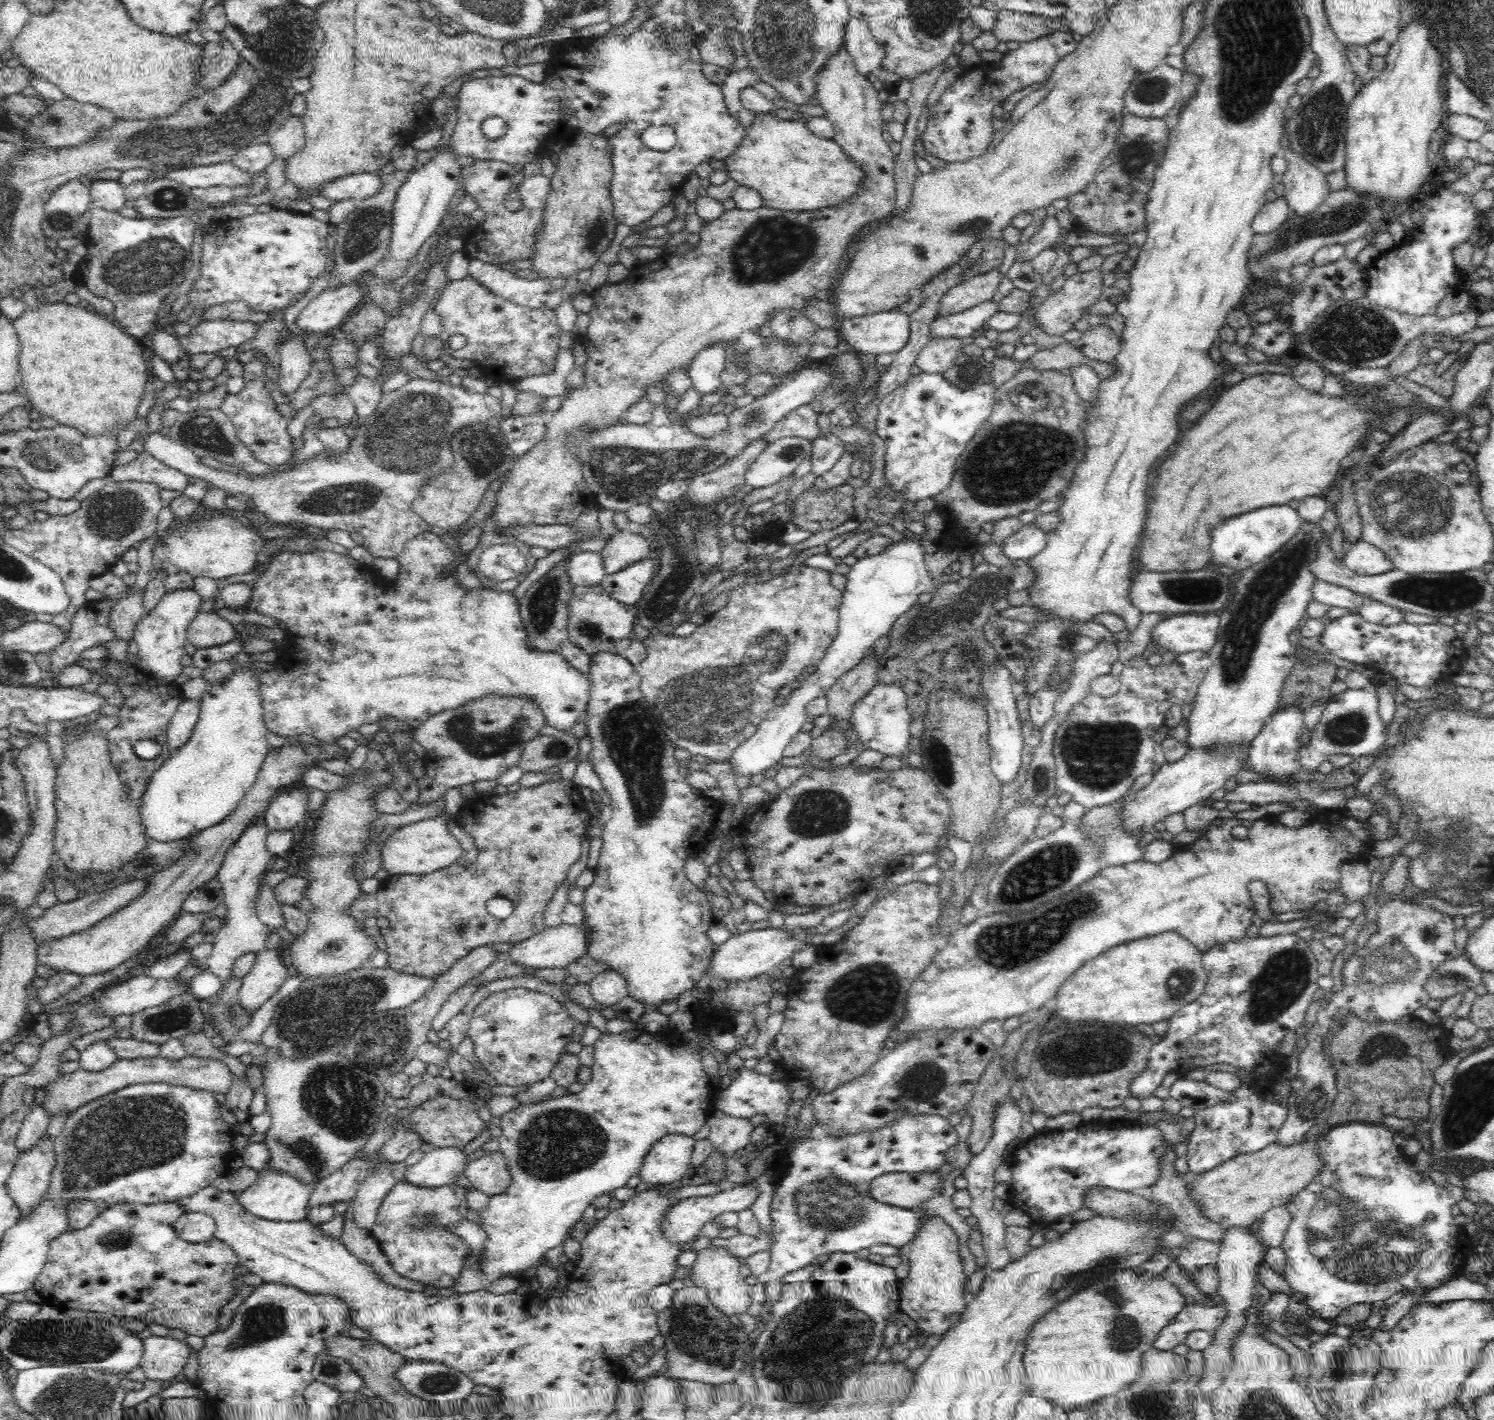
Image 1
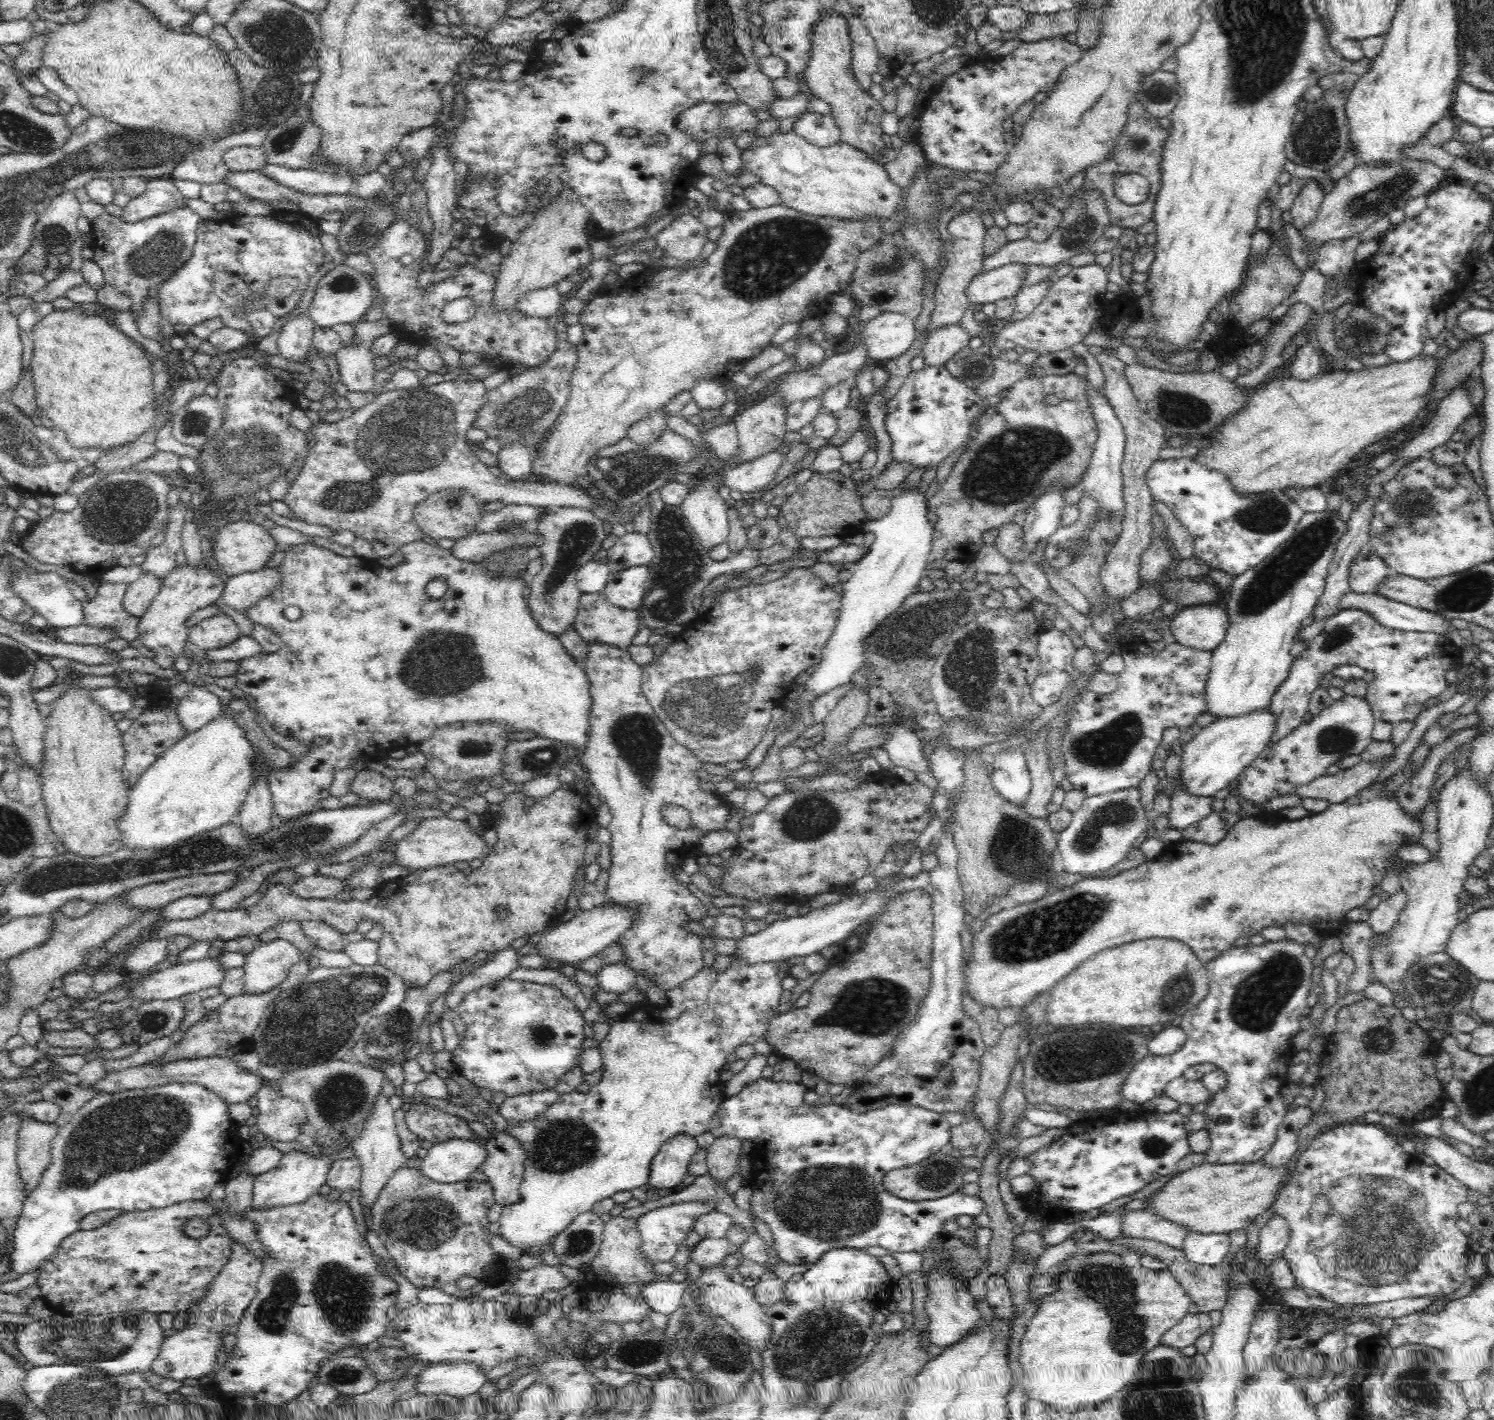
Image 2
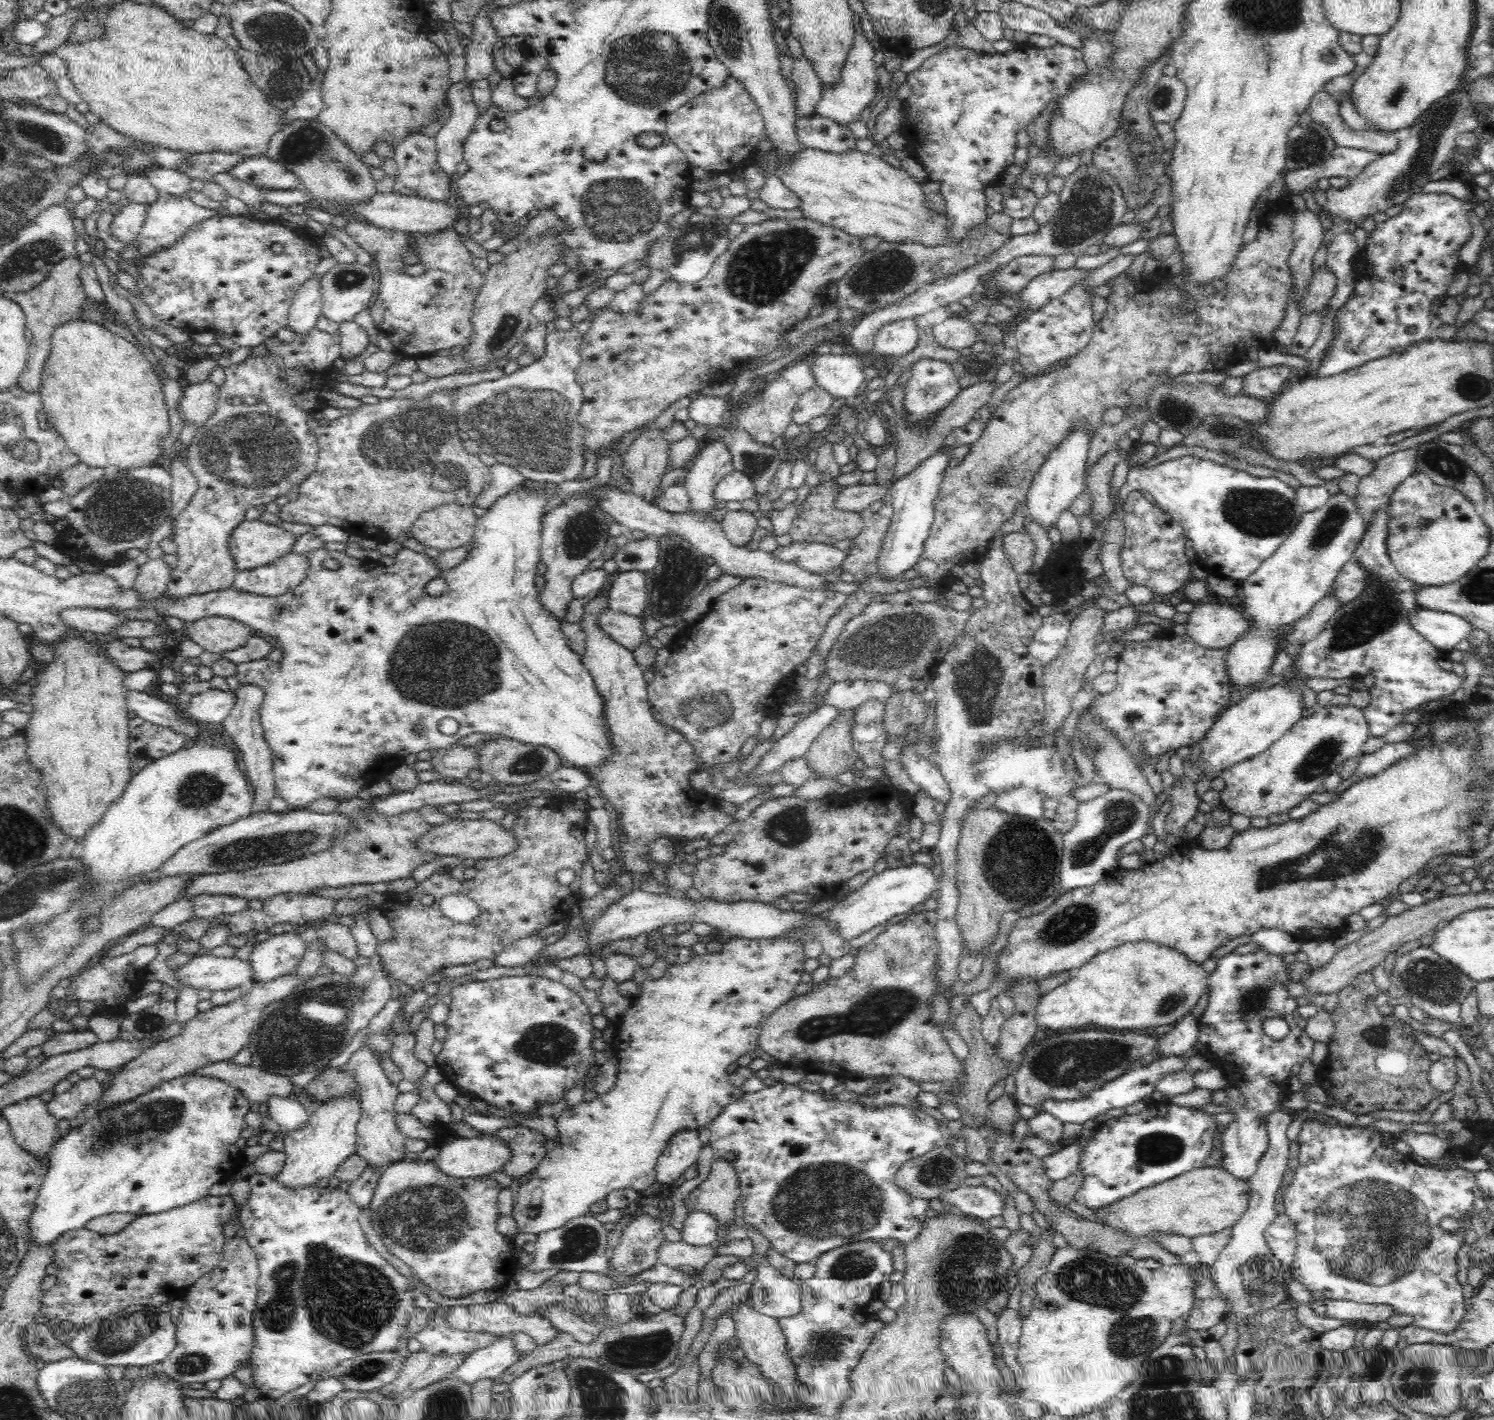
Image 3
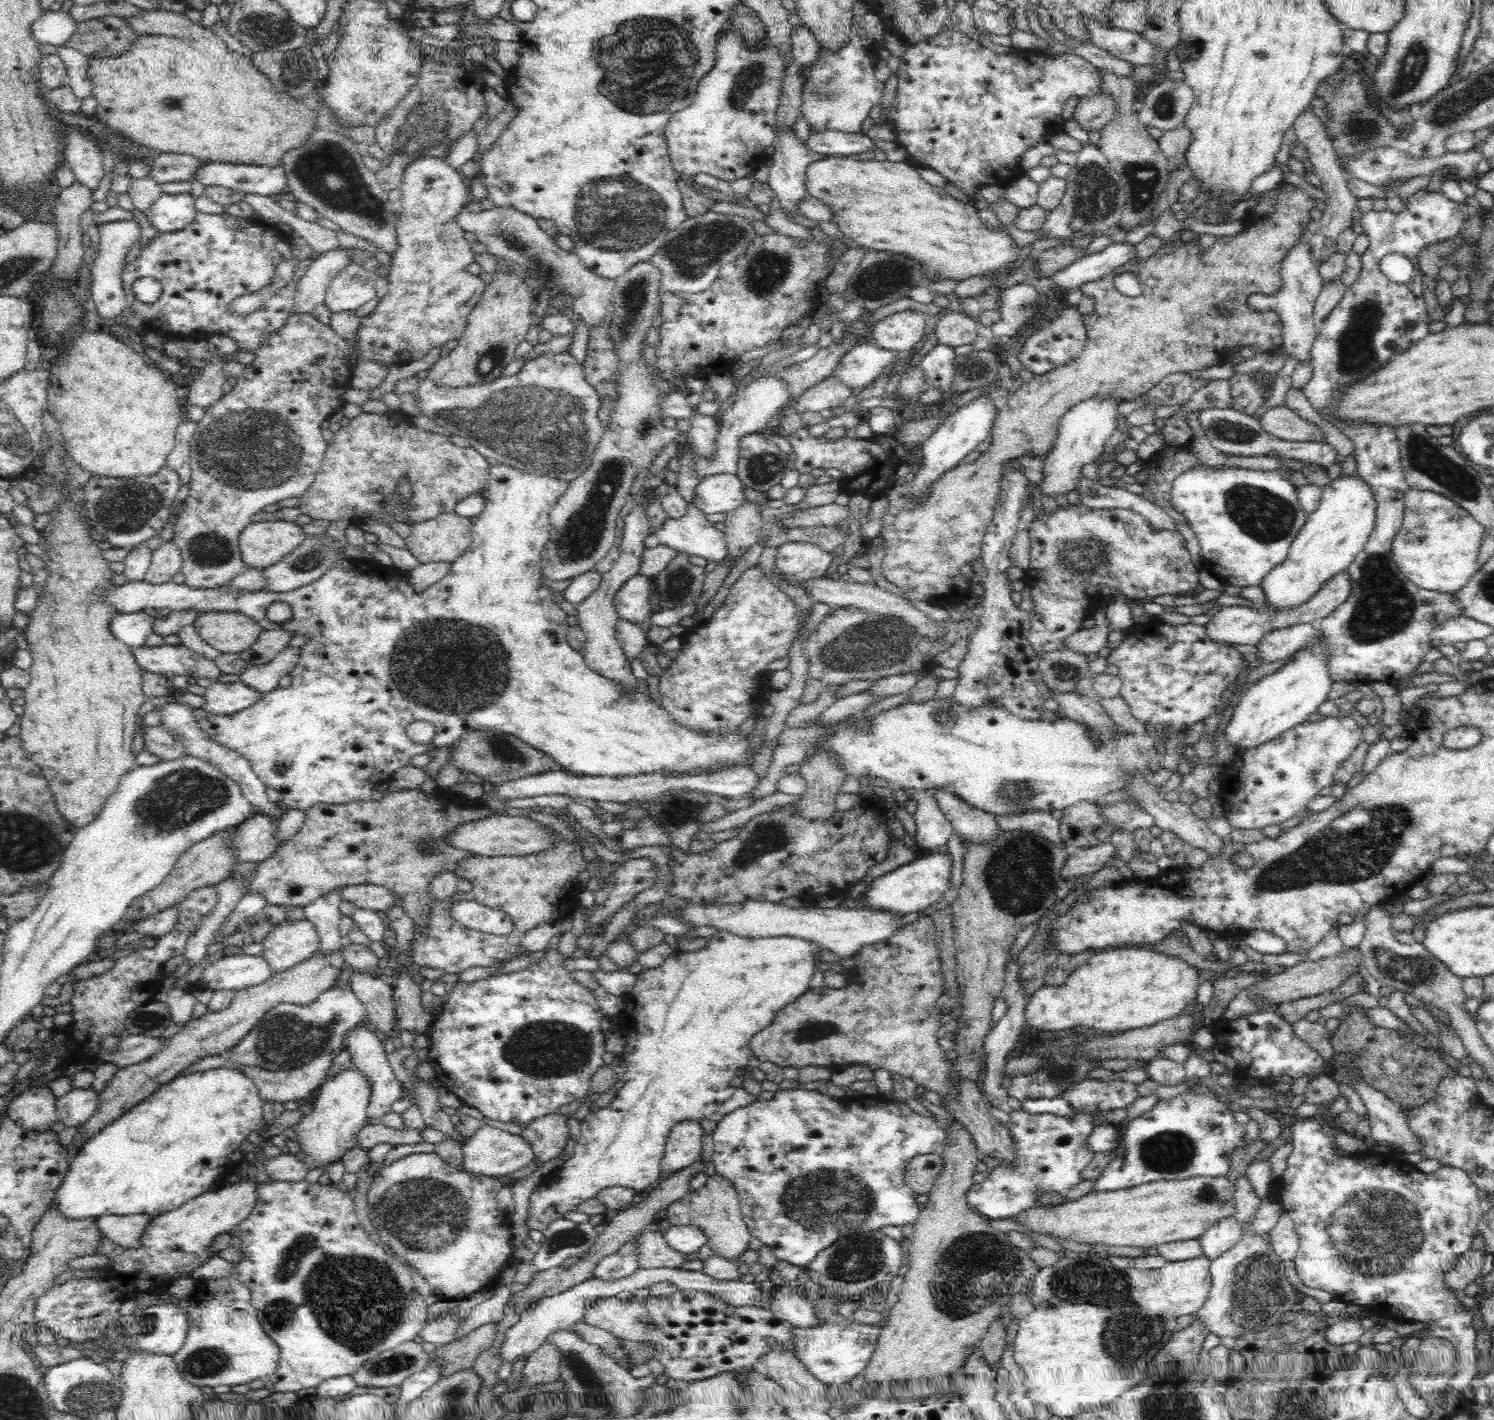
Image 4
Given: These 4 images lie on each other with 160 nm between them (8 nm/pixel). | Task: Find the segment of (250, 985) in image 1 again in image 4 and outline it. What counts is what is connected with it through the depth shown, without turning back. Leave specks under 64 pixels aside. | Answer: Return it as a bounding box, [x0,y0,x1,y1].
[262,919,320,973]

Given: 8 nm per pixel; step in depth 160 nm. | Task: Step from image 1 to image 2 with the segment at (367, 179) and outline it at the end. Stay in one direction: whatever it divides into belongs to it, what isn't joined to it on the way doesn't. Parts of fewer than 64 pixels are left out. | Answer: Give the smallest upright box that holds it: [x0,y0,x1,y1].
[258,162,356,195]

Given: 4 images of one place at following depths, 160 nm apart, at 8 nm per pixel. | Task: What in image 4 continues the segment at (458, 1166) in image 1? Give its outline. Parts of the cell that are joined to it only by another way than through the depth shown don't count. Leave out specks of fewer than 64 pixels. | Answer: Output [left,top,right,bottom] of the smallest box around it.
[462,1124,536,1177]

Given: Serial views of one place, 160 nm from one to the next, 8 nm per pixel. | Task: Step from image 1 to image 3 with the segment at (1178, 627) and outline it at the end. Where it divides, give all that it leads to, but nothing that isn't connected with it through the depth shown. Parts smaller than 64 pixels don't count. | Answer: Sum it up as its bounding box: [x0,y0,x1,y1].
[1185,603,1251,649]

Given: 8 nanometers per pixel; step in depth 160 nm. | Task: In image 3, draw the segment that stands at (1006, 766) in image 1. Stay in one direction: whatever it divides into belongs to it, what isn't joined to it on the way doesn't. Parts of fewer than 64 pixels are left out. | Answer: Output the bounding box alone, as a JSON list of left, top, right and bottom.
[995,787,1046,819]

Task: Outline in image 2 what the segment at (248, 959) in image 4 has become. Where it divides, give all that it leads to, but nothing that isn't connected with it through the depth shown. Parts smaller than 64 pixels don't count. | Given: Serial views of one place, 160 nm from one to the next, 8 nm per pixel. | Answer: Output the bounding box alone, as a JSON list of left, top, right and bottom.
[130,958,227,1000]

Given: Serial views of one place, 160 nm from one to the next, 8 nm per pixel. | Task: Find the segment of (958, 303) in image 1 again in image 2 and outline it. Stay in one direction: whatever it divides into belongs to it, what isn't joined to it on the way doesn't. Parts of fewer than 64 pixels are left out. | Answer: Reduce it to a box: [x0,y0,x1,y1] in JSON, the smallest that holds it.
[966,263,1027,305]

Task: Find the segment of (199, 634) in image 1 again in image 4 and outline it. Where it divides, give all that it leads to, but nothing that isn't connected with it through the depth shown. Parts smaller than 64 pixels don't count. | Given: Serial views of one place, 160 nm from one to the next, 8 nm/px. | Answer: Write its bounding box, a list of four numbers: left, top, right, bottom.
[193,612,265,653]

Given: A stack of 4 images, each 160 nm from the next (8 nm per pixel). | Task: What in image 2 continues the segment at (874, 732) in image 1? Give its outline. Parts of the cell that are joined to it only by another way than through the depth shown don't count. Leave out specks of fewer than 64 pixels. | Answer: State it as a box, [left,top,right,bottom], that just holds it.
[882,725,930,775]

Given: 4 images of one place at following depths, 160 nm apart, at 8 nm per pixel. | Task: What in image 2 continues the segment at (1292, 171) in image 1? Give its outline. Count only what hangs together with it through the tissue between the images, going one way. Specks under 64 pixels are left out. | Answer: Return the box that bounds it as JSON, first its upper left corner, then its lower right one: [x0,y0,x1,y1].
[1287,179,1323,232]

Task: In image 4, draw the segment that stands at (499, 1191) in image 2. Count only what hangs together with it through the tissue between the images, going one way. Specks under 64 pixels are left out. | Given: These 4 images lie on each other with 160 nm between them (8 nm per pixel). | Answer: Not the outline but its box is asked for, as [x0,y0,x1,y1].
[522,1112,572,1163]

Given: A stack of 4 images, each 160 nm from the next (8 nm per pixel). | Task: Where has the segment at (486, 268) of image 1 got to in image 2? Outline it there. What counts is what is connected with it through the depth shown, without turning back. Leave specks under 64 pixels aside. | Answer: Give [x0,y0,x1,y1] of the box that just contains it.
[517,285,564,318]

